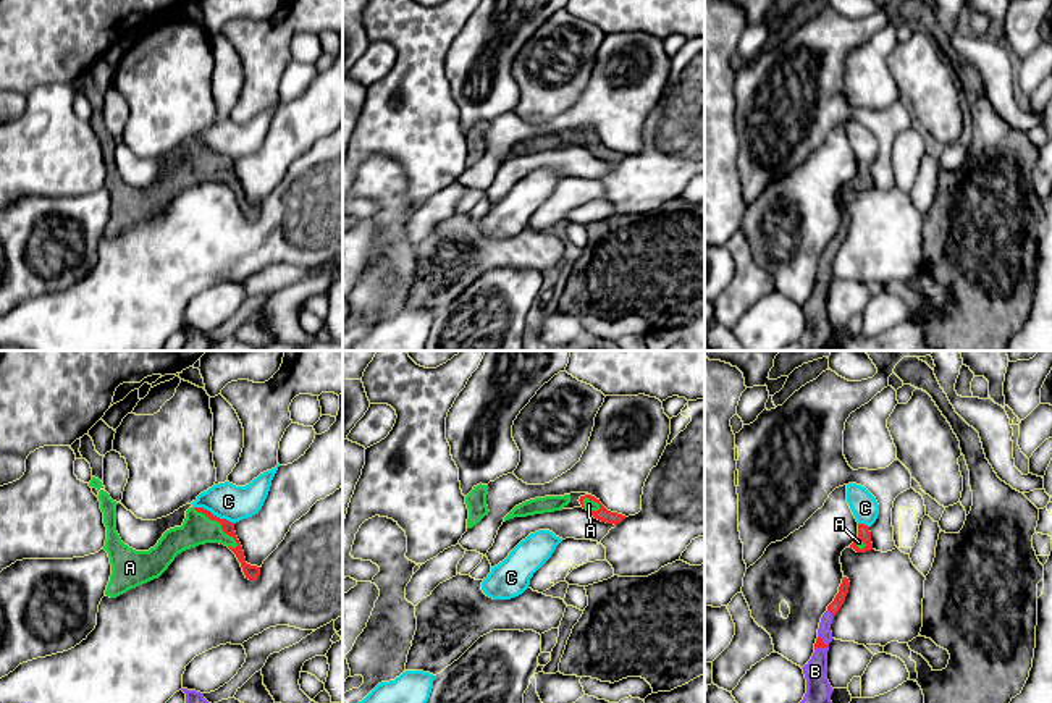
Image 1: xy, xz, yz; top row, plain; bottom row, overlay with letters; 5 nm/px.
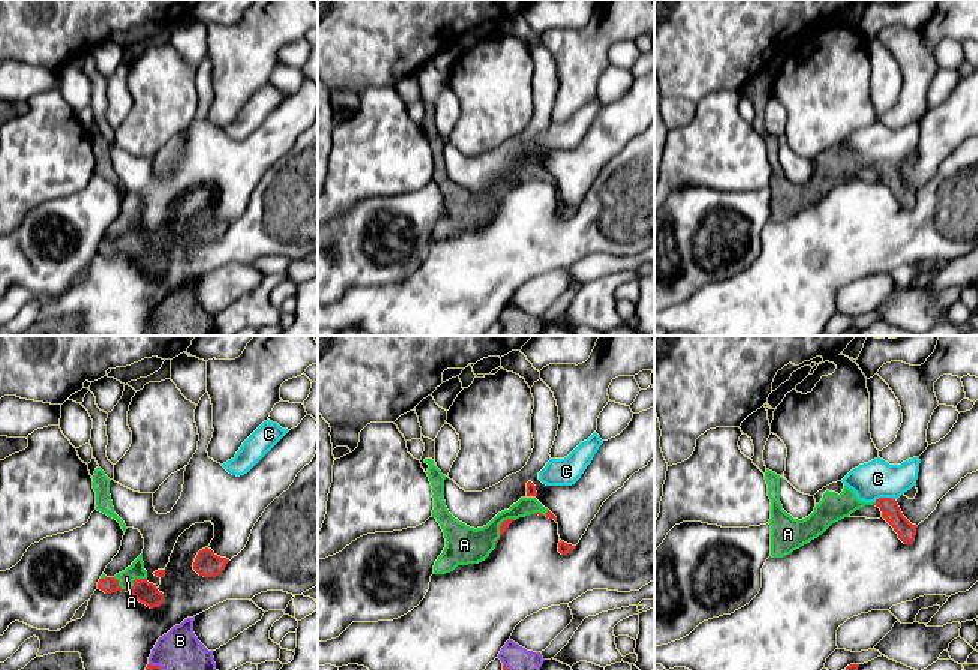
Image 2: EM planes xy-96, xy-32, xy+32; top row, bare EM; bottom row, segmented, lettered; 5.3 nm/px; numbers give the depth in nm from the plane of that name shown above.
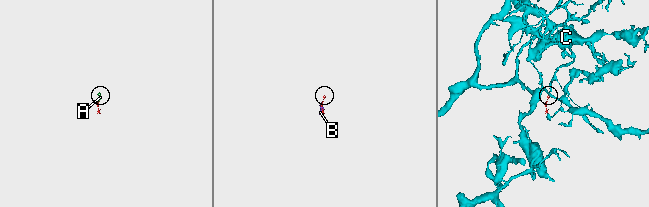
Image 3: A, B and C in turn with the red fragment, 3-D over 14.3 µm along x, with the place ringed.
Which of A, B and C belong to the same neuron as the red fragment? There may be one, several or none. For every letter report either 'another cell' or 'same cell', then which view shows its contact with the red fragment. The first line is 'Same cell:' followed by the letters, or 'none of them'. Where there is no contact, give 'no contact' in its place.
Same cell: A, B
A: same cell | xy
B: same cell | yz
C: another cell | xy

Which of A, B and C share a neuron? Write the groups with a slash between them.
A B / C

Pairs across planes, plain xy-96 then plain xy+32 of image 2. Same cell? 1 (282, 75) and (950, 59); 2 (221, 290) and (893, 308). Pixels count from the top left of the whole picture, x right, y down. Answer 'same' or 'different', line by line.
1: different
2: different

